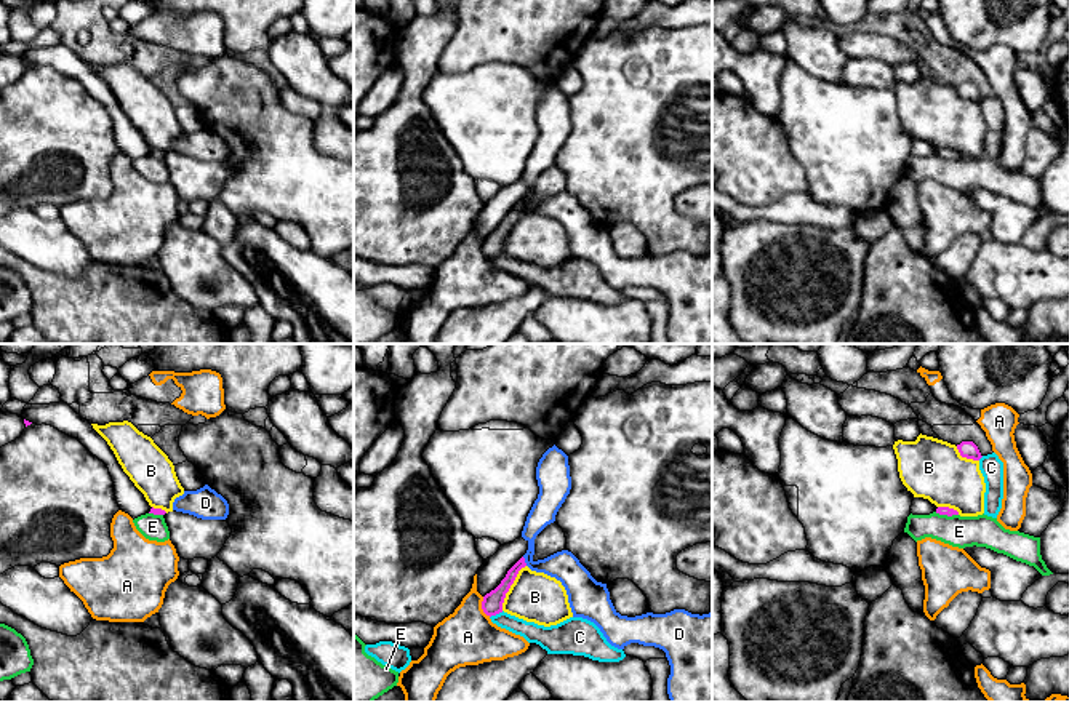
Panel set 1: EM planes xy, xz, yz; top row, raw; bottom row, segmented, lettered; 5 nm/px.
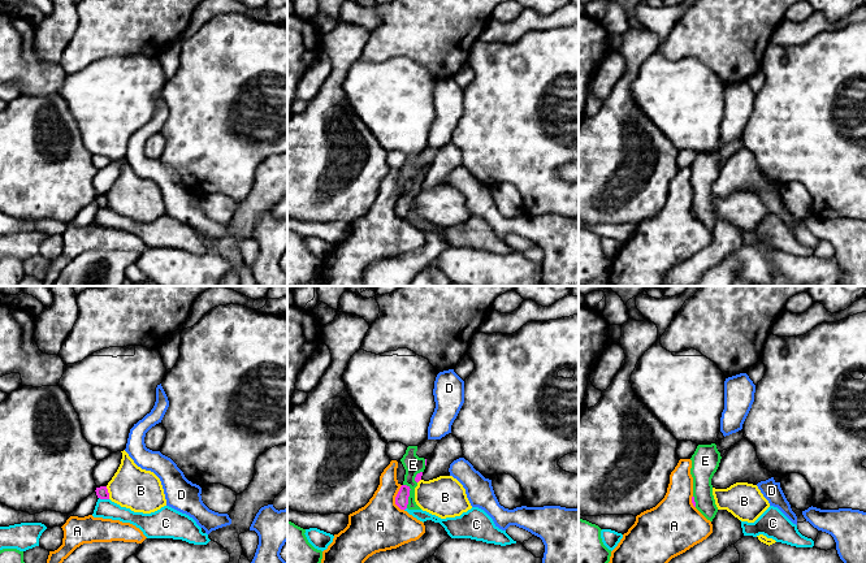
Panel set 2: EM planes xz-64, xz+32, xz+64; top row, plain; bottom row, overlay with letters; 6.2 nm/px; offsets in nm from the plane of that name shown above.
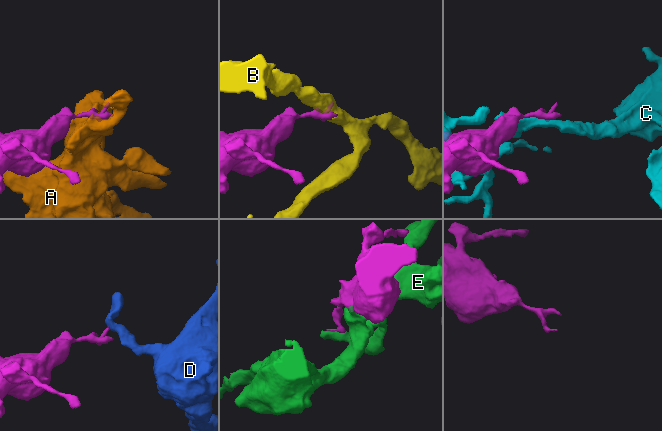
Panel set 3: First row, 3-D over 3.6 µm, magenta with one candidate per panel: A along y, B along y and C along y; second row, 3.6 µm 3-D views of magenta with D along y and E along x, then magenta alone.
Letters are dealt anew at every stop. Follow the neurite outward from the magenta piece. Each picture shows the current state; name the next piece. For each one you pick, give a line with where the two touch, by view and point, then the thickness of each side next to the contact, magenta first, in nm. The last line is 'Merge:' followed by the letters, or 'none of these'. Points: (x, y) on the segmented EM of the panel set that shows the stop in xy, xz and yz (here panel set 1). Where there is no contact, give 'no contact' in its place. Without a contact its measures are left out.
Merge: none of these

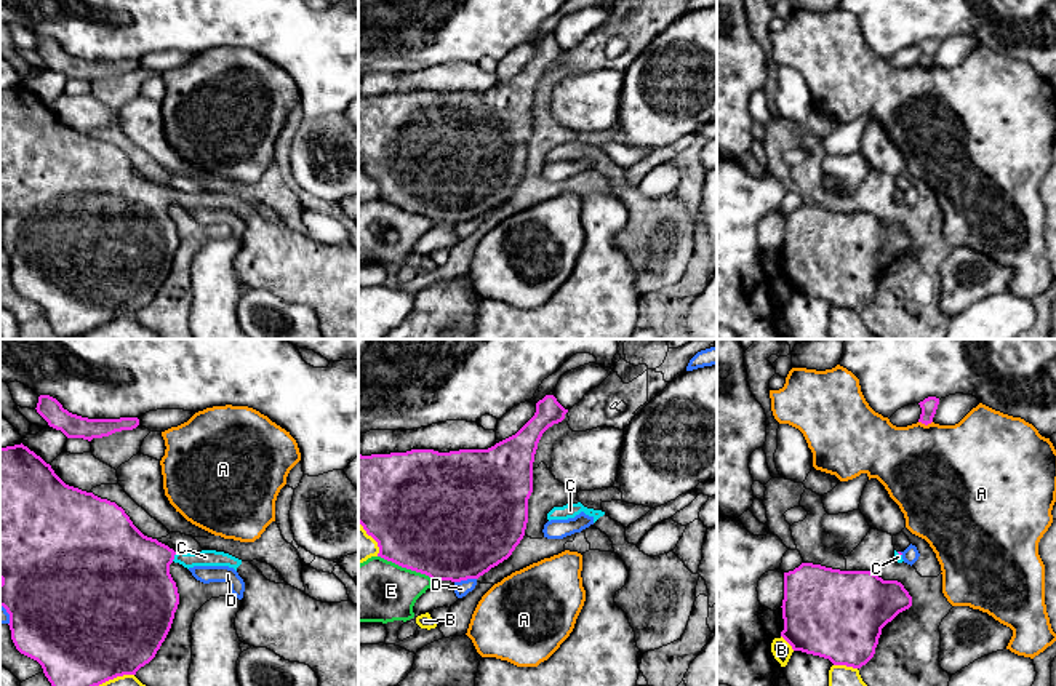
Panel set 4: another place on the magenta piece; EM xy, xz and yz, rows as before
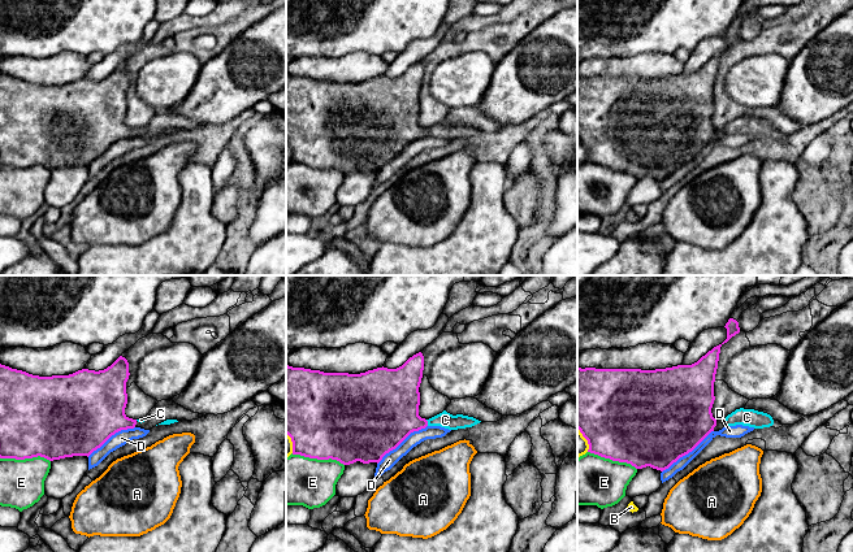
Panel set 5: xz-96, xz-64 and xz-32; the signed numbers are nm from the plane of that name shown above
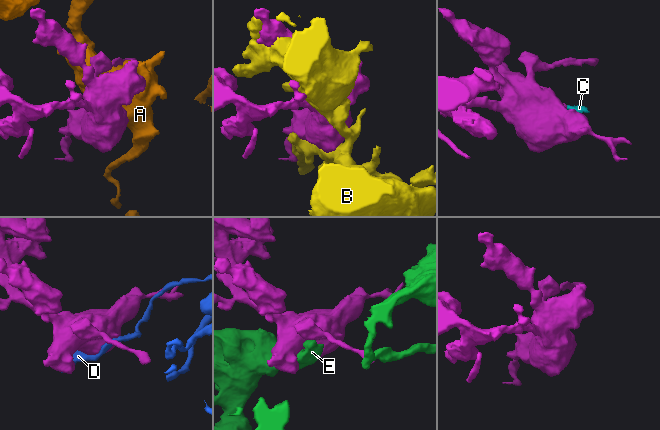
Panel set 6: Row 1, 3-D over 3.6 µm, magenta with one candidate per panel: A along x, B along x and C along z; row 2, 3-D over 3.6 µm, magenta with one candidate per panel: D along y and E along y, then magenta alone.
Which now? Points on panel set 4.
C: xy (173, 557) | 440/80 nm
Merge: C

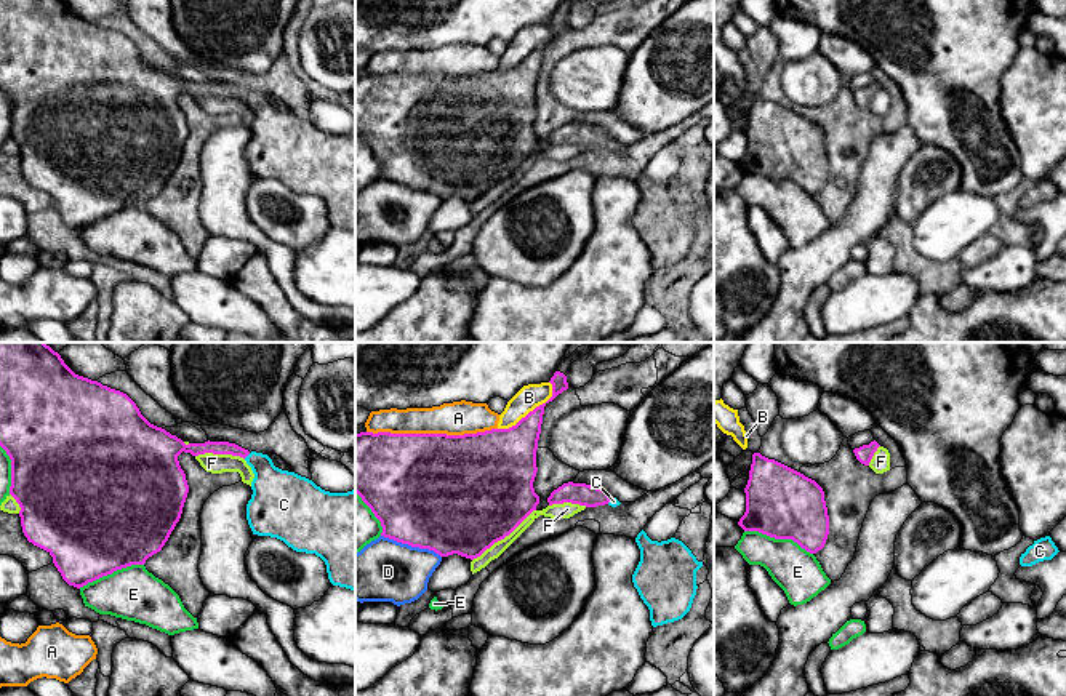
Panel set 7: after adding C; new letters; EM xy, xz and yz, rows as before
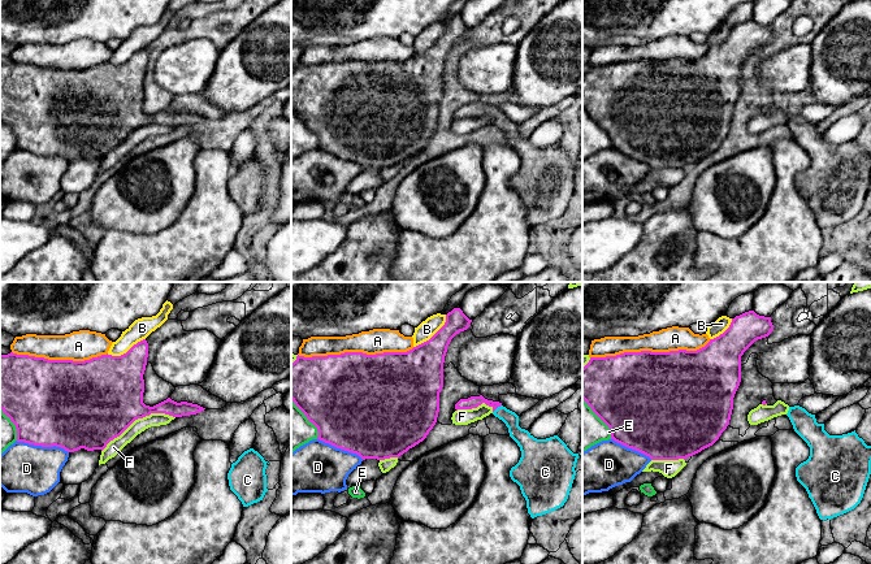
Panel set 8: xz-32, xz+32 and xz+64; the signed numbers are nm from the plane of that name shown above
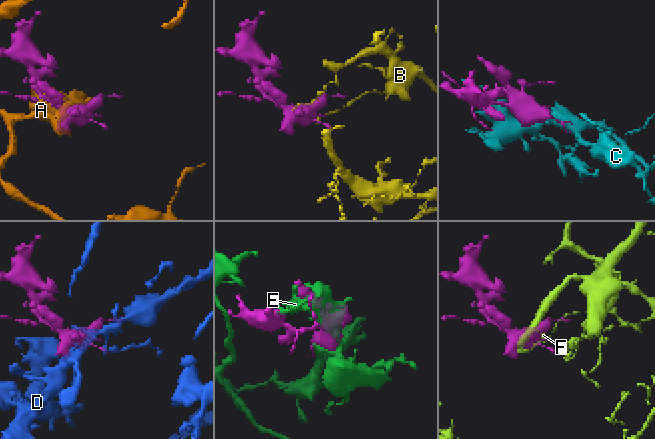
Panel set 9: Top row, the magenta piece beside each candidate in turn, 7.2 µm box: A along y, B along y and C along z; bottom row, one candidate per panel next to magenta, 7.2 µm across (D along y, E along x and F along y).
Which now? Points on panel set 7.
C: xy (247, 455) | 60/240 nm
Merge: C

